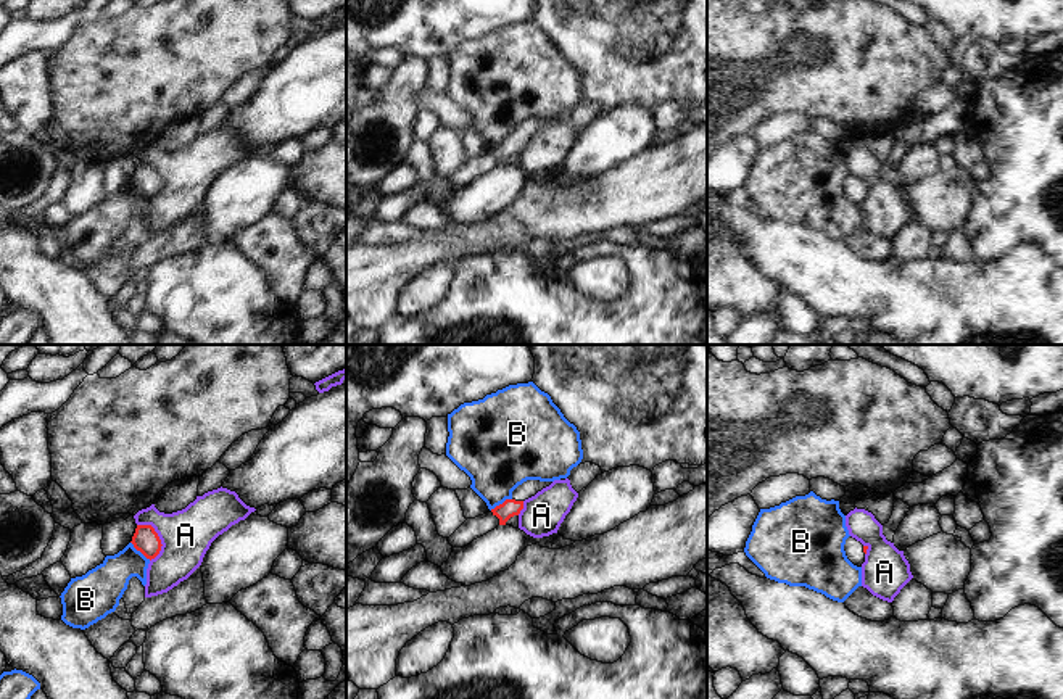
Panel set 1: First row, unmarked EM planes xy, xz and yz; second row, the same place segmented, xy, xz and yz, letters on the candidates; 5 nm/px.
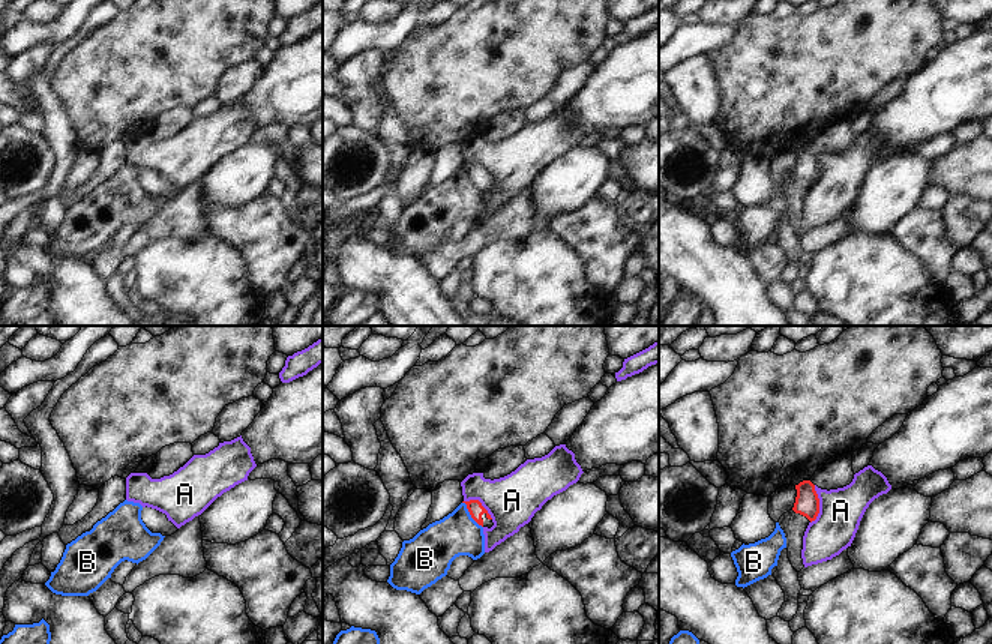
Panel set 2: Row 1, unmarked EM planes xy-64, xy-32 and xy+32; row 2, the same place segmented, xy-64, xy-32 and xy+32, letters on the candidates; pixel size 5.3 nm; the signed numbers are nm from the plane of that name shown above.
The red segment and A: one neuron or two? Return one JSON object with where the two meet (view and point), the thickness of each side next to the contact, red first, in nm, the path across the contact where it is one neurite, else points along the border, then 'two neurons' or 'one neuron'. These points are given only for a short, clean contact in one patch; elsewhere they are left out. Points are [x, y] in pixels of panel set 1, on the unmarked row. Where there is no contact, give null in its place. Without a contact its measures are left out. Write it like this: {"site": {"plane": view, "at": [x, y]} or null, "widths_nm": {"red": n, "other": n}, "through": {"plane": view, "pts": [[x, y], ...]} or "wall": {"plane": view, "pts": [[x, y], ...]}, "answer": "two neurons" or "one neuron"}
{"site": {"plane": "xy", "at": [158, 176]}, "widths_nm": {"red": 130, "other": 260}, "wall": {"plane": "xy", "pts": [[137, 163], [148, 163], [160, 179], [161, 189], [150, 200]]}, "answer": "two neurons"}

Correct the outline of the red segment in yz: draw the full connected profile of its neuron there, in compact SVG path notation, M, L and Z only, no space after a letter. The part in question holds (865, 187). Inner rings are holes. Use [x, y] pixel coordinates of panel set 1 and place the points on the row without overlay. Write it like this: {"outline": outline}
{"outline": "M852 176L846 179L844 184L846 195L857 206L862 206L862 203L865 201L867 188L868 185L863 185L860 180L857 180Z"}

